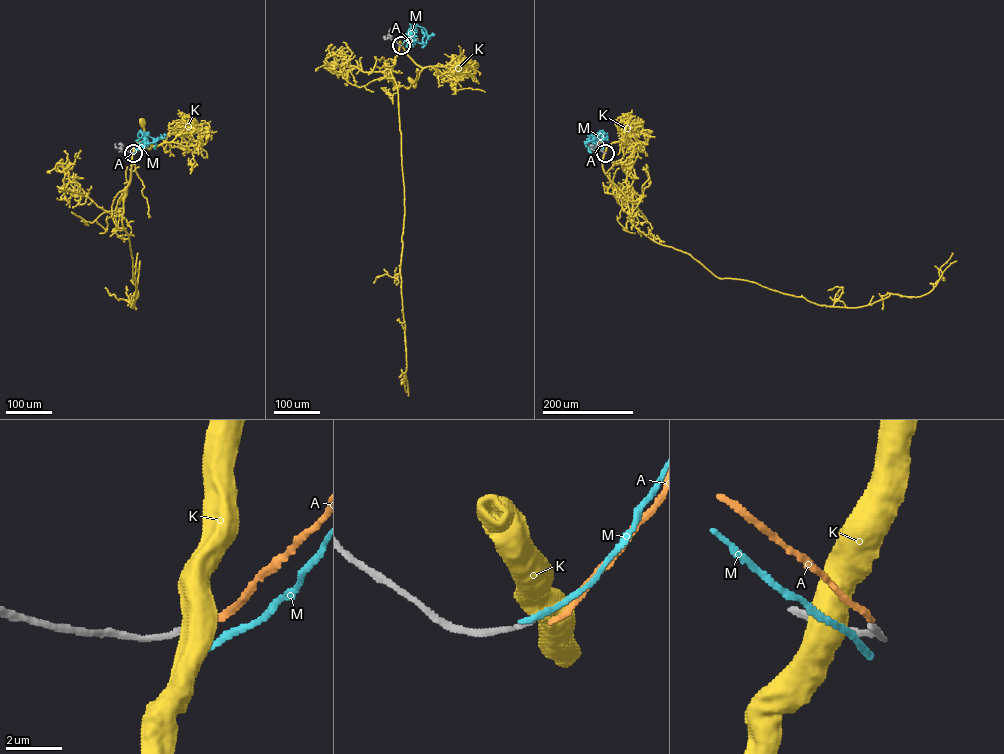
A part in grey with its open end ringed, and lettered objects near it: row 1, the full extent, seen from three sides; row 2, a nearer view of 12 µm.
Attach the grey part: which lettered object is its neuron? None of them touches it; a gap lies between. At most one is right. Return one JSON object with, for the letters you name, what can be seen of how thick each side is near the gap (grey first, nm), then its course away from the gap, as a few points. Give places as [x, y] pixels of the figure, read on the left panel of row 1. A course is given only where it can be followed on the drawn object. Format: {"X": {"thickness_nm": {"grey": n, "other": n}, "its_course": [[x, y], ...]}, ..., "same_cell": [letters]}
{"same_cell": []}

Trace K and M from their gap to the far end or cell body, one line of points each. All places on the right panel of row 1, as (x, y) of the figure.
K: (605, 153), (606, 147), (618, 142), (640, 149), (648, 138), (640, 122)
M: (605, 153), (600, 148), (602, 136), (605, 139), (596, 138), (595, 134)

